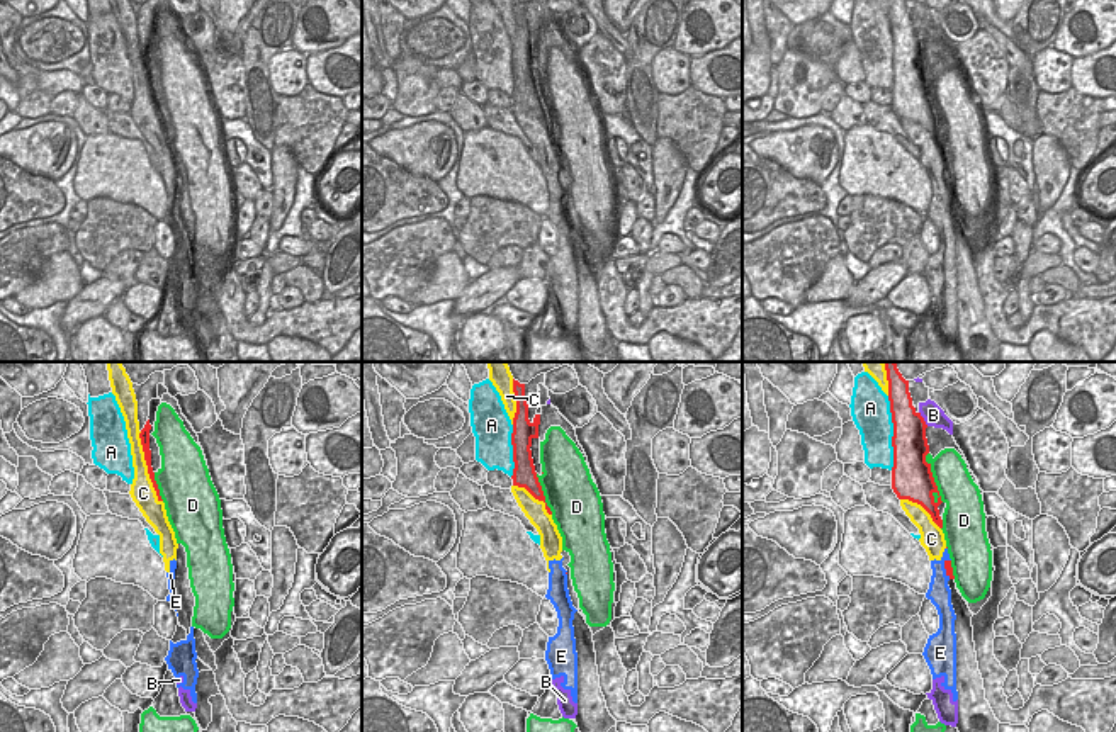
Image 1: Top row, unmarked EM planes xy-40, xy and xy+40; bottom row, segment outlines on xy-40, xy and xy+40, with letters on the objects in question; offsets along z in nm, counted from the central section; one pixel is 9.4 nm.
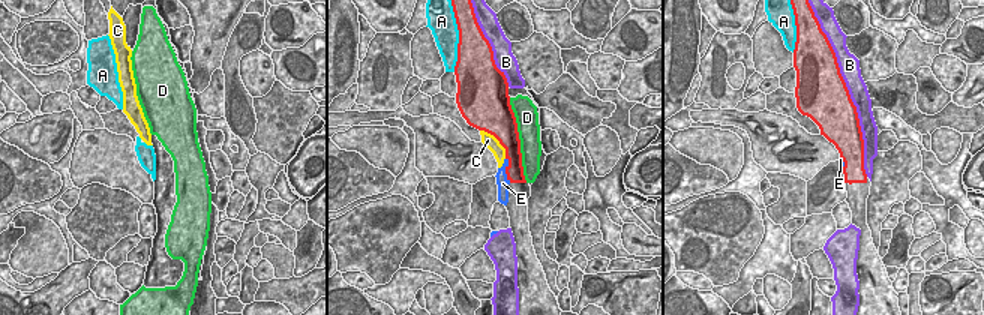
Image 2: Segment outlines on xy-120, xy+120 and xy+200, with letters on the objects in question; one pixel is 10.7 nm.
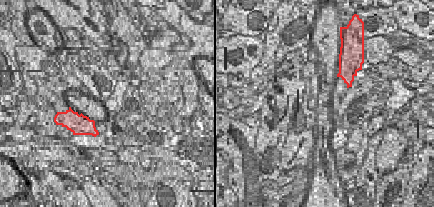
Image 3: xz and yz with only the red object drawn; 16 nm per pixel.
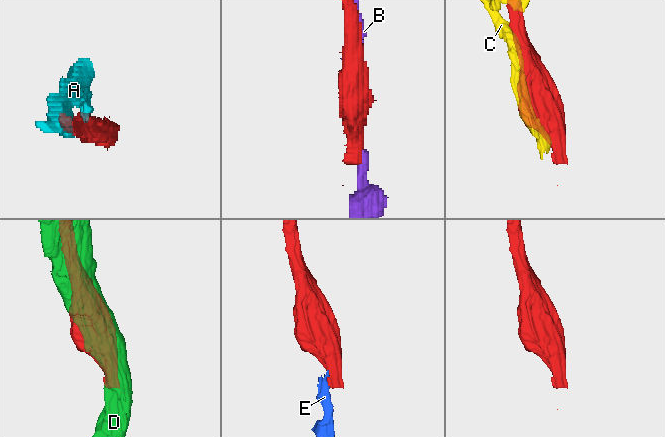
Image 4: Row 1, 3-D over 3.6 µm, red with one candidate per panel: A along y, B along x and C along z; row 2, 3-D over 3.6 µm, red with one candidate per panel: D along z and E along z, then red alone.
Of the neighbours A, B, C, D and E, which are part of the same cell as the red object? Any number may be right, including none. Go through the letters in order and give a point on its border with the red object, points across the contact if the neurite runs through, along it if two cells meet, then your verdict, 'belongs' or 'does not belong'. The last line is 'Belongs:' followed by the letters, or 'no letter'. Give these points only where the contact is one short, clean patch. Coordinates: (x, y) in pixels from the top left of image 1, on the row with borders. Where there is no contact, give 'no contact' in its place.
A: contact xy+40 (894, 433); does not belong
B: contact xy+40 (923, 418); does not belong
C: contact xy-40 (148, 467); does not belong
D: contact xy+40 (933, 478); does not belong
E: contact xy+40 (945, 568); border xy+40 (945, 559), (945, 573), (950, 578); does not belong
Belongs: no letter

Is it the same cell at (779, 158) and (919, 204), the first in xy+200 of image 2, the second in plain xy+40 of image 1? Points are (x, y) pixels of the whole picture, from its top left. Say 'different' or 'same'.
same

